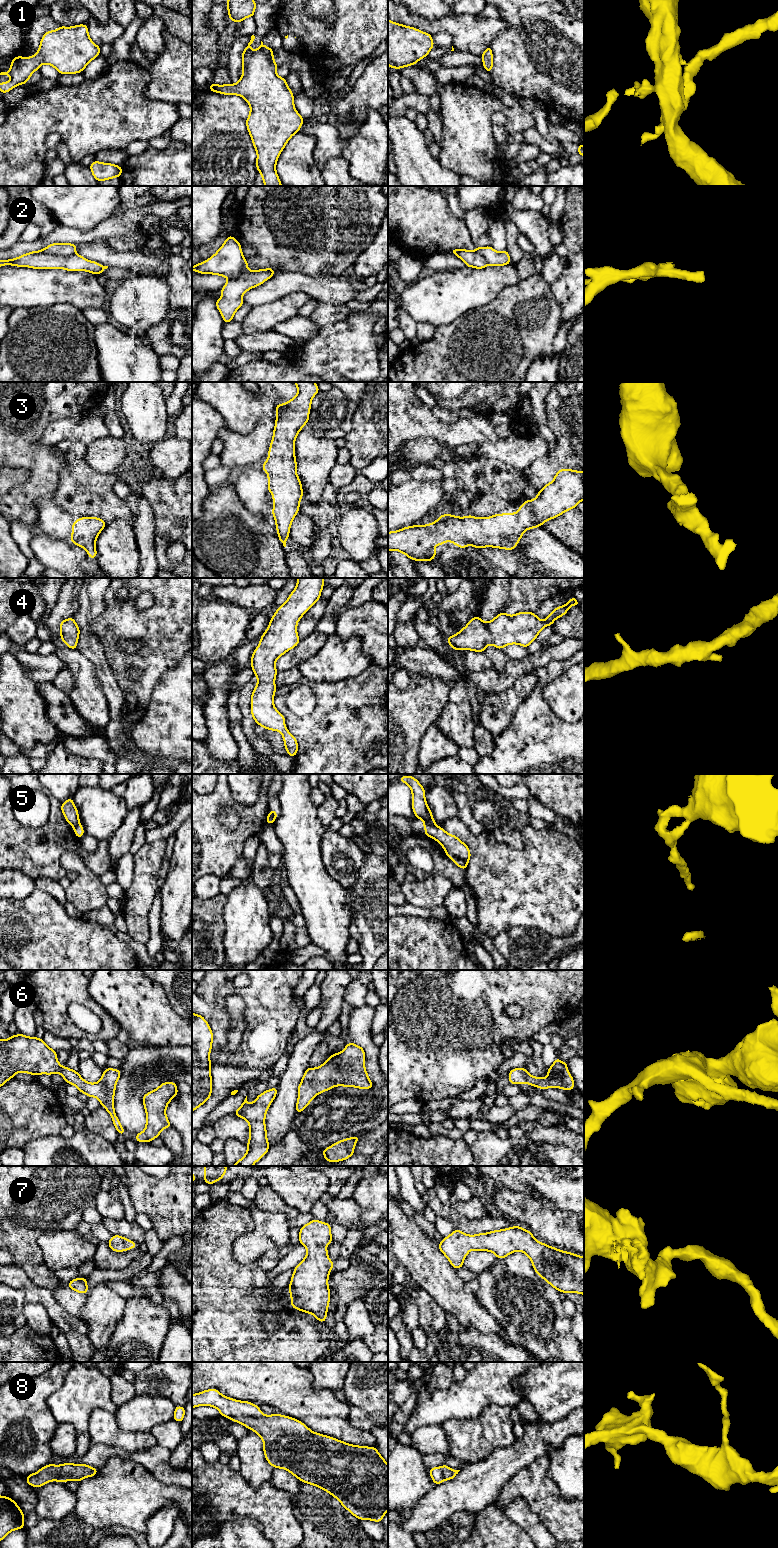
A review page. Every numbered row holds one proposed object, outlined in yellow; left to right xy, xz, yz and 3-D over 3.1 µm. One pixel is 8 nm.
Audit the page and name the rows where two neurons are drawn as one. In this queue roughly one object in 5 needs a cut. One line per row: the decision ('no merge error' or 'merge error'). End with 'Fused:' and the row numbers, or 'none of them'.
1: no merge error
2: merge error
3: no merge error
4: no merge error
5: merge error
6: no merge error
7: no merge error
8: no merge error
Fused: 2, 5

